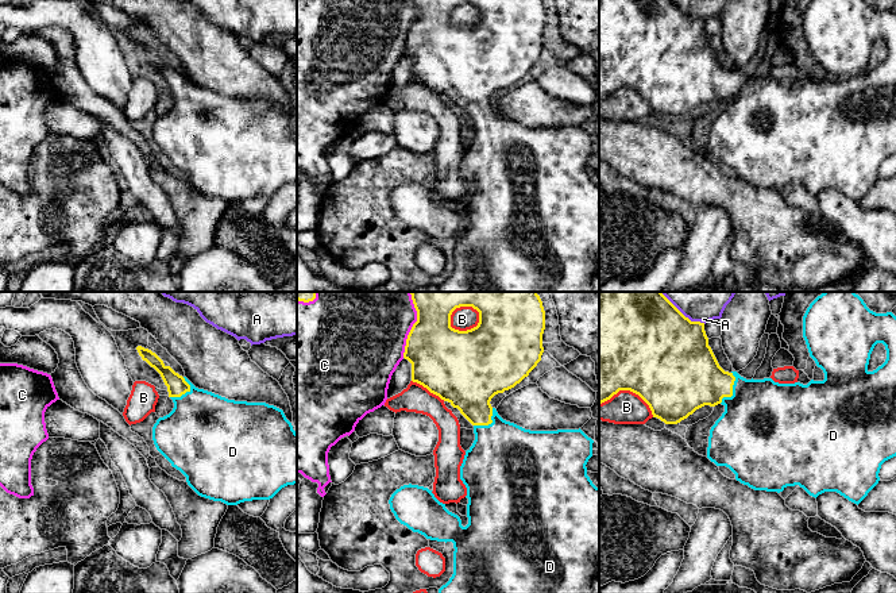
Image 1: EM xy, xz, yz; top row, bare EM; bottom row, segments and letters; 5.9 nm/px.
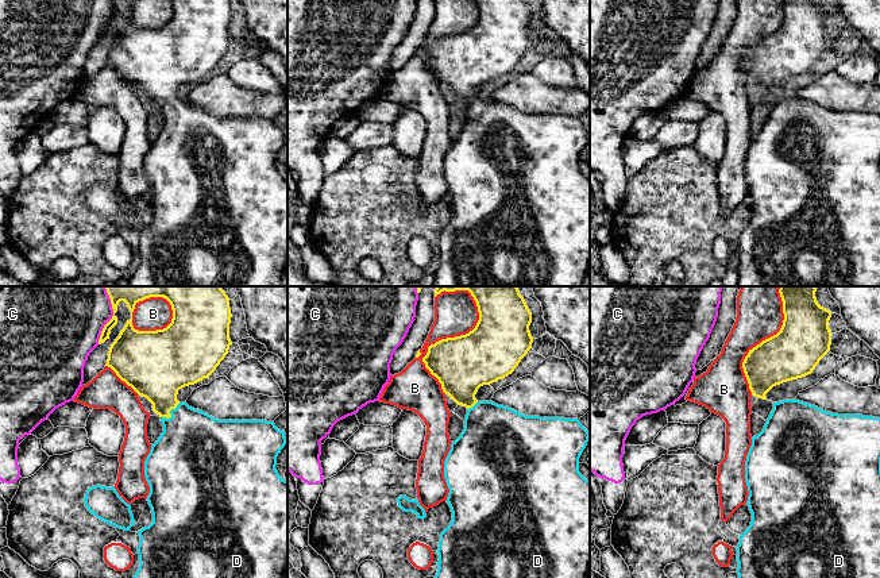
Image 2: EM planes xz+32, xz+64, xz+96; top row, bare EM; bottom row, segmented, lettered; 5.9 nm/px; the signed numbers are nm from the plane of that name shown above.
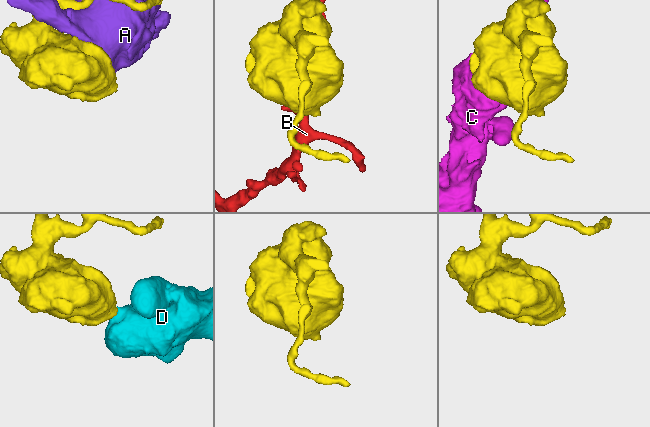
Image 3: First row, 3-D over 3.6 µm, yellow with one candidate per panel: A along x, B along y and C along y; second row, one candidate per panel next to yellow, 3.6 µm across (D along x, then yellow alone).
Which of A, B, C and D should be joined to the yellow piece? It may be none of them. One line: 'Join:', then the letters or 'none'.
Join: D

